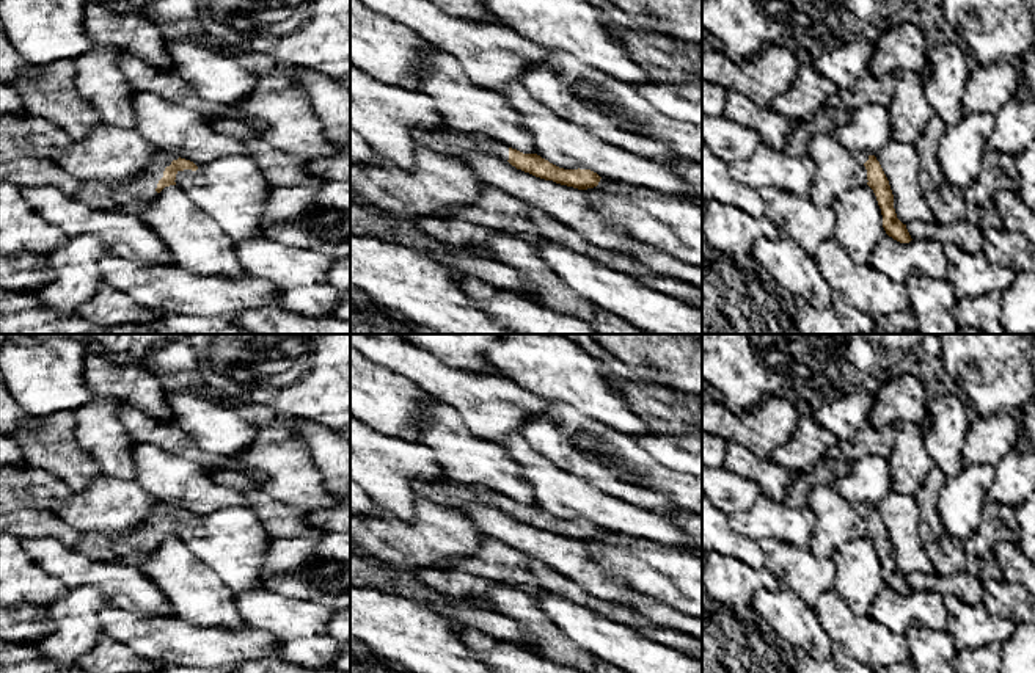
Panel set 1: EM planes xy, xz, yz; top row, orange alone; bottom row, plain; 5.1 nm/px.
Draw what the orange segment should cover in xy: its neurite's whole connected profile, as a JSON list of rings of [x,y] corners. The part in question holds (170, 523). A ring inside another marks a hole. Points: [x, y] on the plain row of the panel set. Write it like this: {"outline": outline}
{"outline": [[[160,502],[148,519],[123,538],[85,532],[77,551],[96,562],[123,562],[138,566],[165,538],[176,537],[176,526],[198,518],[174,505]]]}

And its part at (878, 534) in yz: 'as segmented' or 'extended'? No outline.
extended

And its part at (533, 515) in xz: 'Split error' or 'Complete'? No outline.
Split error

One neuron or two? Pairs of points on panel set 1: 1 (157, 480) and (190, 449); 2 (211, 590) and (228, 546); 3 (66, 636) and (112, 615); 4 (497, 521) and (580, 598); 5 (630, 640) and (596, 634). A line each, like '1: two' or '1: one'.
1: two
2: two
3: two
4: two
5: one

